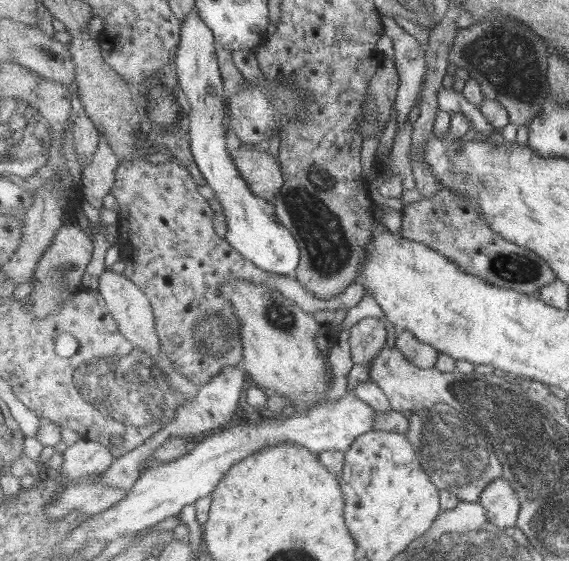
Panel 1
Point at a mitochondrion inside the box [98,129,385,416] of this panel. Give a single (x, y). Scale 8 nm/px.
(327, 248)

